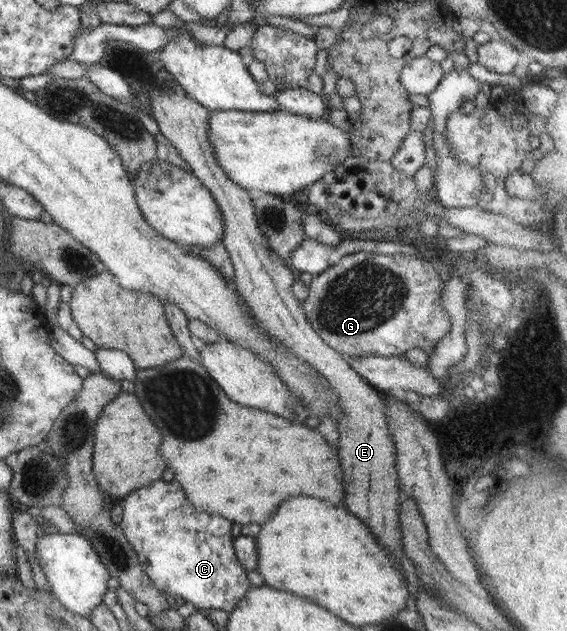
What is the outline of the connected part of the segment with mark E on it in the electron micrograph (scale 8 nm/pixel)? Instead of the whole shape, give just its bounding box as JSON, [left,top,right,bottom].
[148,82,421,608]

